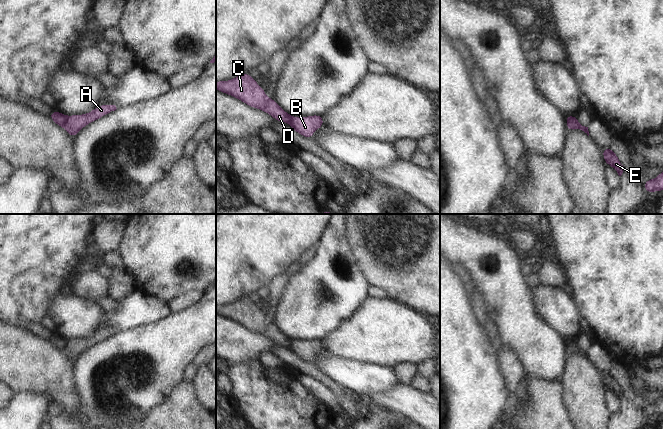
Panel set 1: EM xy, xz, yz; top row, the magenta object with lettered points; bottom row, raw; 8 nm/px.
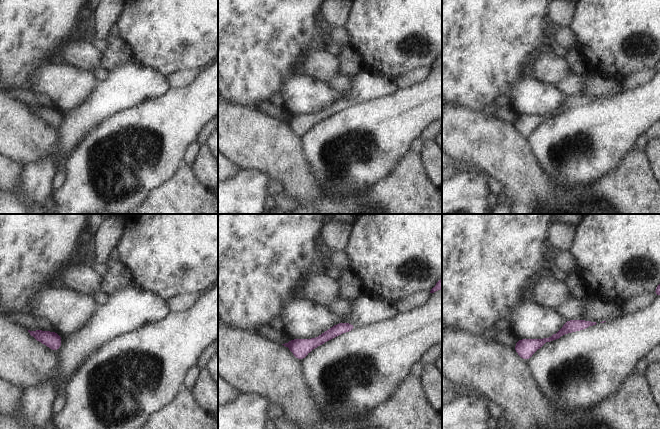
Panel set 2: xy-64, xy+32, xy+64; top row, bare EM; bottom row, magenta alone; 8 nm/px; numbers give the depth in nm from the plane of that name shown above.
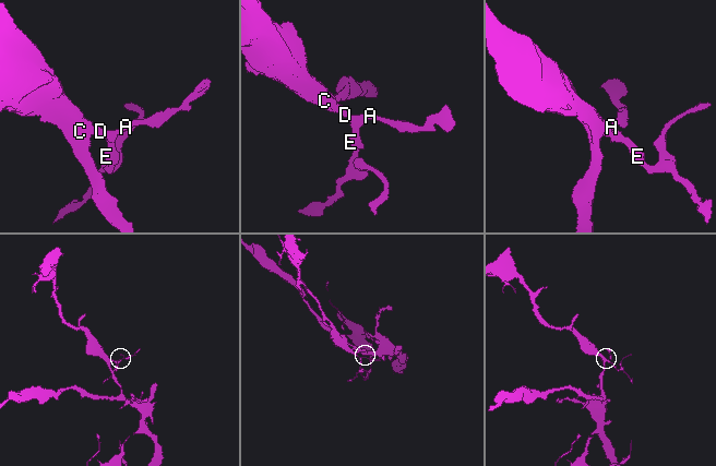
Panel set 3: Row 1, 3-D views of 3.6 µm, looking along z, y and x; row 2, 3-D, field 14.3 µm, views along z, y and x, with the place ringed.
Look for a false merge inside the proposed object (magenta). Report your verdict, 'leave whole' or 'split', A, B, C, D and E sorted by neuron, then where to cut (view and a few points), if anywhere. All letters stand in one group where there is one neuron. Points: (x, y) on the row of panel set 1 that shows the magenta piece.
split; groups A B E / C D; cut xy (67, 116), (63, 127)

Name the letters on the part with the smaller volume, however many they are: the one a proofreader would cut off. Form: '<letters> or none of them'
A, B, E

